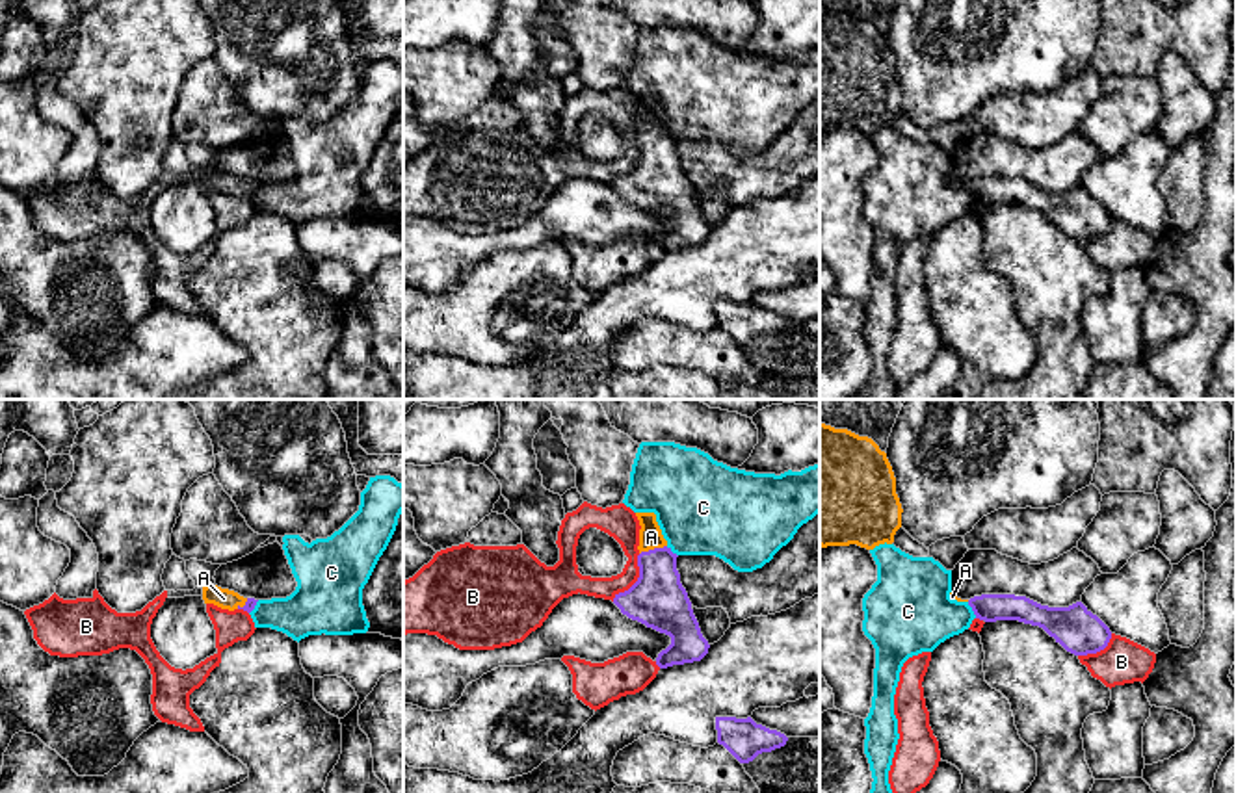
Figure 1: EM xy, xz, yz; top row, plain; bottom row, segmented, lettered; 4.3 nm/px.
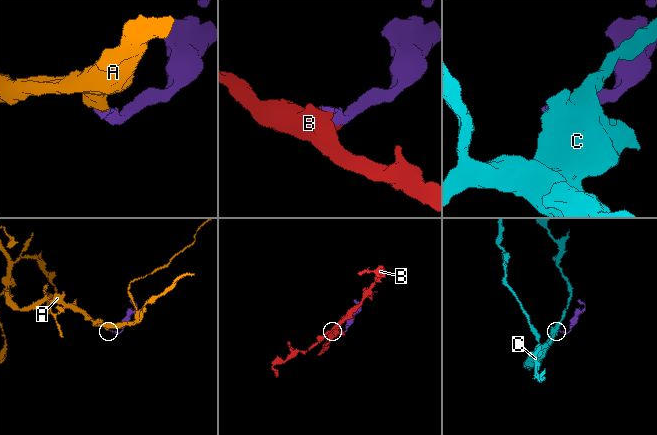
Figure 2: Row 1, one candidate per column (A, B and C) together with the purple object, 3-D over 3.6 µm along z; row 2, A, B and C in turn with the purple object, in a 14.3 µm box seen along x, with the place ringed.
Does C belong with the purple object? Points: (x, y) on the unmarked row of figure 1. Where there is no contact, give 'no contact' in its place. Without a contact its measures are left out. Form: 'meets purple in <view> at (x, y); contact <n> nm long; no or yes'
meets purple in yz at (973, 194); contact 80 nm long; no

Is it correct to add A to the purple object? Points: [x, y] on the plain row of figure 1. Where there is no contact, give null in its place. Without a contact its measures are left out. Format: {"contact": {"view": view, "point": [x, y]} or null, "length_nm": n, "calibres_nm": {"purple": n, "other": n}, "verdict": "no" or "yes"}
{"contact": {"view": "xz", "point": [655, 132]}, "length_nm": 130, "calibres_nm": {"purple": 240, "other": 100}, "verdict": "yes"}

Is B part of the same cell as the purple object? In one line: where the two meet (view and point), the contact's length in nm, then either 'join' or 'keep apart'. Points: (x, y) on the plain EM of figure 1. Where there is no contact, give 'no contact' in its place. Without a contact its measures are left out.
meets purple in xz at (638, 164); contact 240 nm long; keep apart

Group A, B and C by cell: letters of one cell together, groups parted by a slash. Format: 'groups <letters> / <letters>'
groups A / B / C

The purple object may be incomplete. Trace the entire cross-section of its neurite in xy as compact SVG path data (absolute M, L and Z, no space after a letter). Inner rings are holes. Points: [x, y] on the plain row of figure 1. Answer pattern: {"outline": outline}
{"outline": "M217 169L203 171L203 184L204 188L214 188L221 193L229 193L229 195L243 193L247 197L251 197L258 186L255 182L243 182L238 176L221 173Z"}

